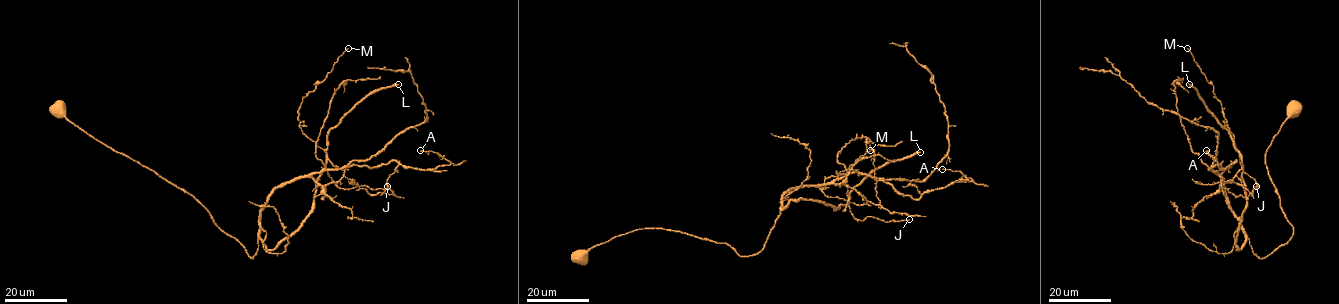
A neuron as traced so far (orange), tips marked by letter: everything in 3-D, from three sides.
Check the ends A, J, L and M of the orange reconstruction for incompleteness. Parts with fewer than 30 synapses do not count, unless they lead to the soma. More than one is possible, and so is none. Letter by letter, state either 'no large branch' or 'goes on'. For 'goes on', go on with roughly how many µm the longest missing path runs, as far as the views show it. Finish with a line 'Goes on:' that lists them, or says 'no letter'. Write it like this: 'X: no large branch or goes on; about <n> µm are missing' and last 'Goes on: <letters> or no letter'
A: no large branch
J: no large branch
L: goes on; about 350 µm are missing
M: no large branch
Goes on: L

